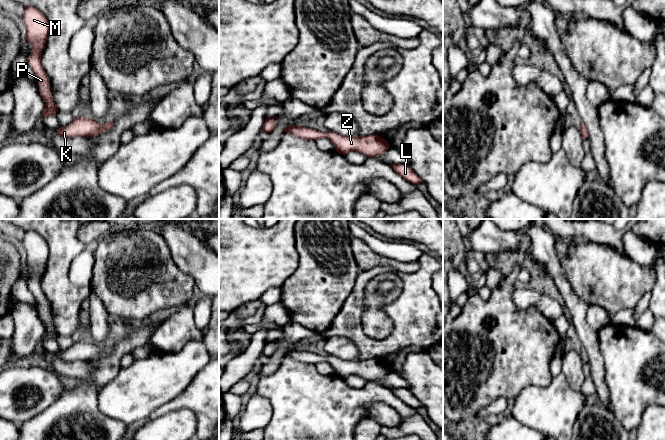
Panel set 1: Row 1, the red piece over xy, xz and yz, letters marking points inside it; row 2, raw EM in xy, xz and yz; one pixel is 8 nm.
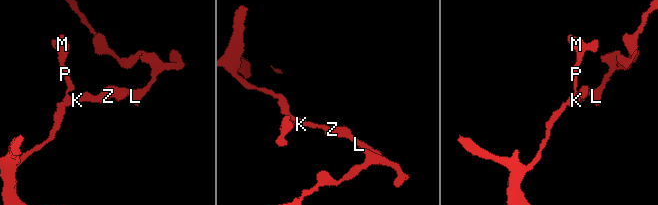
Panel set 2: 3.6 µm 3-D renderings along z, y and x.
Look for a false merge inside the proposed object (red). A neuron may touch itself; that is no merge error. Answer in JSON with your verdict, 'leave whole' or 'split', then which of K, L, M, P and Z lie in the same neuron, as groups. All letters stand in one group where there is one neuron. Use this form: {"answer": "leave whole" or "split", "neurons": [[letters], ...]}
{"answer": "leave whole", "neurons": [["K", "L", "M", "P", "Z"]]}

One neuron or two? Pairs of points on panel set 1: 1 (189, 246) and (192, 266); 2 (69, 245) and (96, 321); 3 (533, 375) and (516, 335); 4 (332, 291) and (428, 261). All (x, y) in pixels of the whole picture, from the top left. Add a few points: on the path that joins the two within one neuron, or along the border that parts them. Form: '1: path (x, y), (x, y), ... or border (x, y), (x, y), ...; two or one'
1: path (189, 251), (192, 255), (192, 261); one
2: border (91, 290), (87, 298); two
3: path (528, 365), (516, 353), (516, 345); one
4: border (361, 271), (343, 305); two

